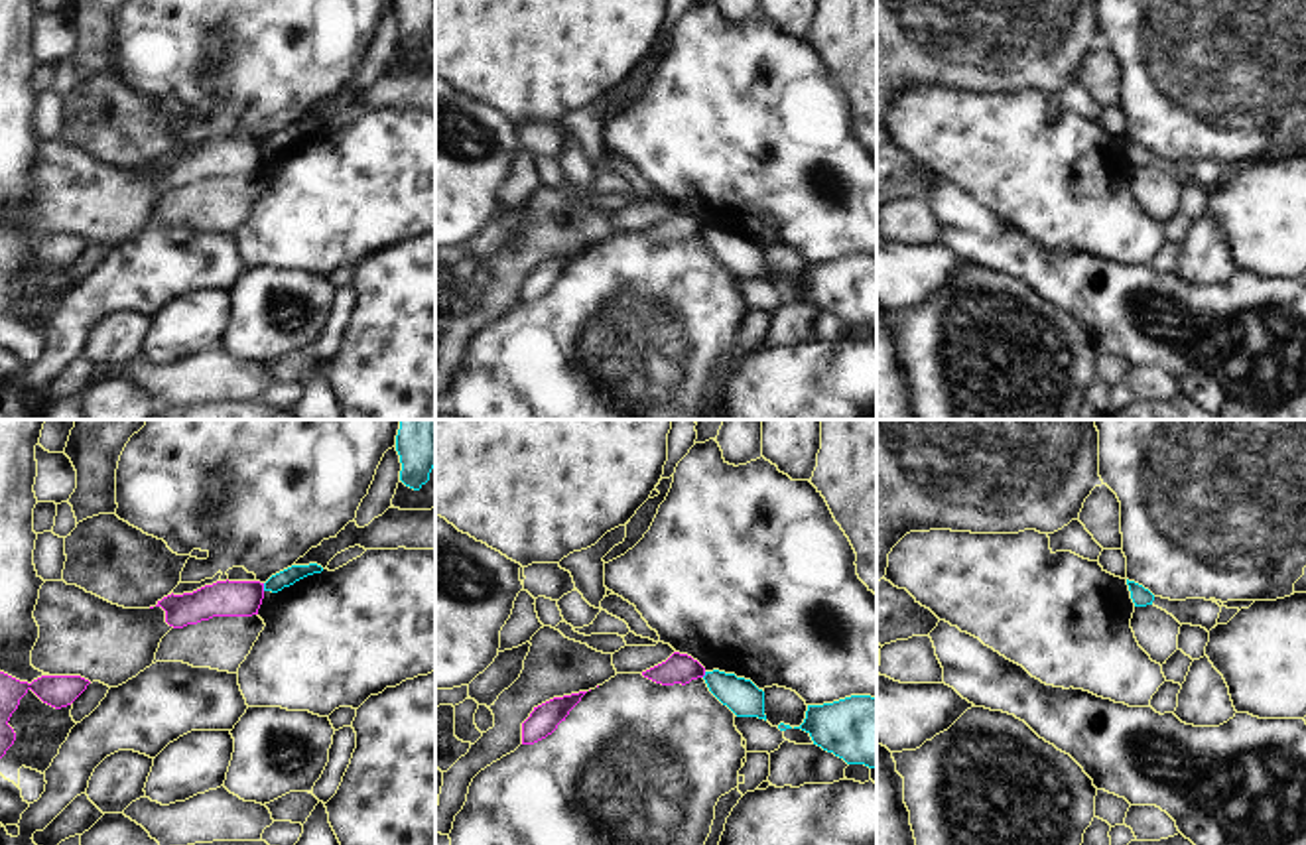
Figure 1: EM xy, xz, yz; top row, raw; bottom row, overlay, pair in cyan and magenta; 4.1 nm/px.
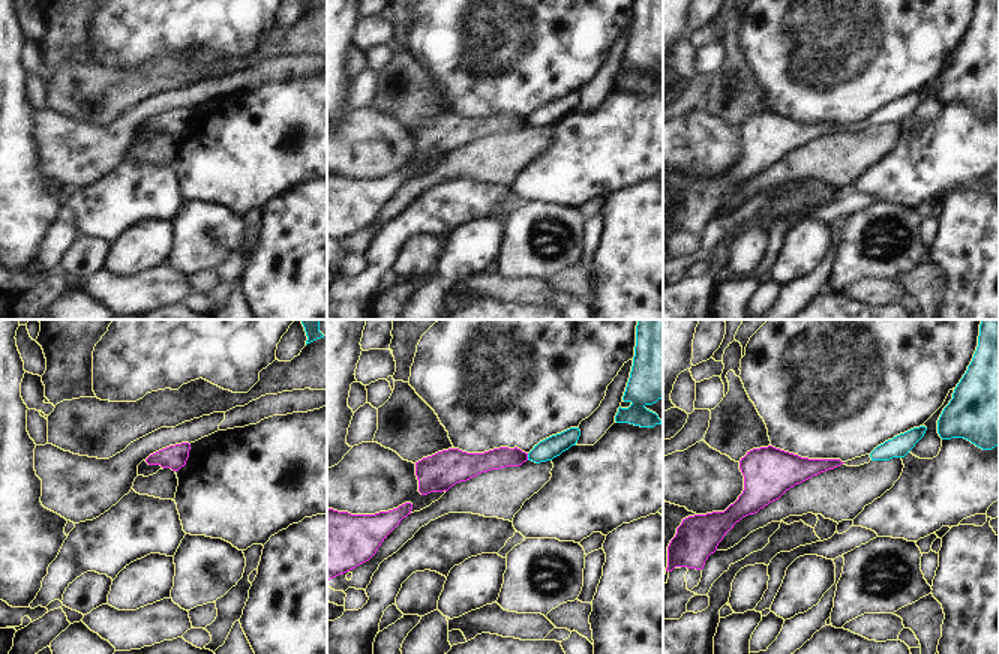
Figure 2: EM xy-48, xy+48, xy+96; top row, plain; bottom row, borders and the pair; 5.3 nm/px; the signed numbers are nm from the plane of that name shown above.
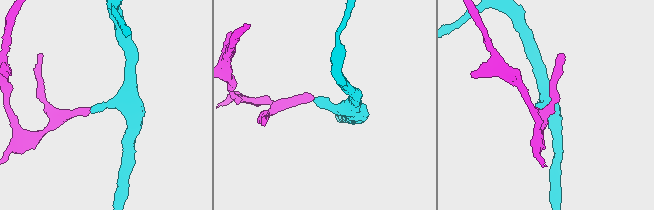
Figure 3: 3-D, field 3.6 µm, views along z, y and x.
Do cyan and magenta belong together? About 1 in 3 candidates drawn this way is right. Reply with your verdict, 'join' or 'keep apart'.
keep apart

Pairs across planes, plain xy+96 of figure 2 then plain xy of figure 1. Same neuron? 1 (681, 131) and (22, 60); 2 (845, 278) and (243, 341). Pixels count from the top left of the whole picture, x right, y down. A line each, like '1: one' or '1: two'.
1: two
2: one

